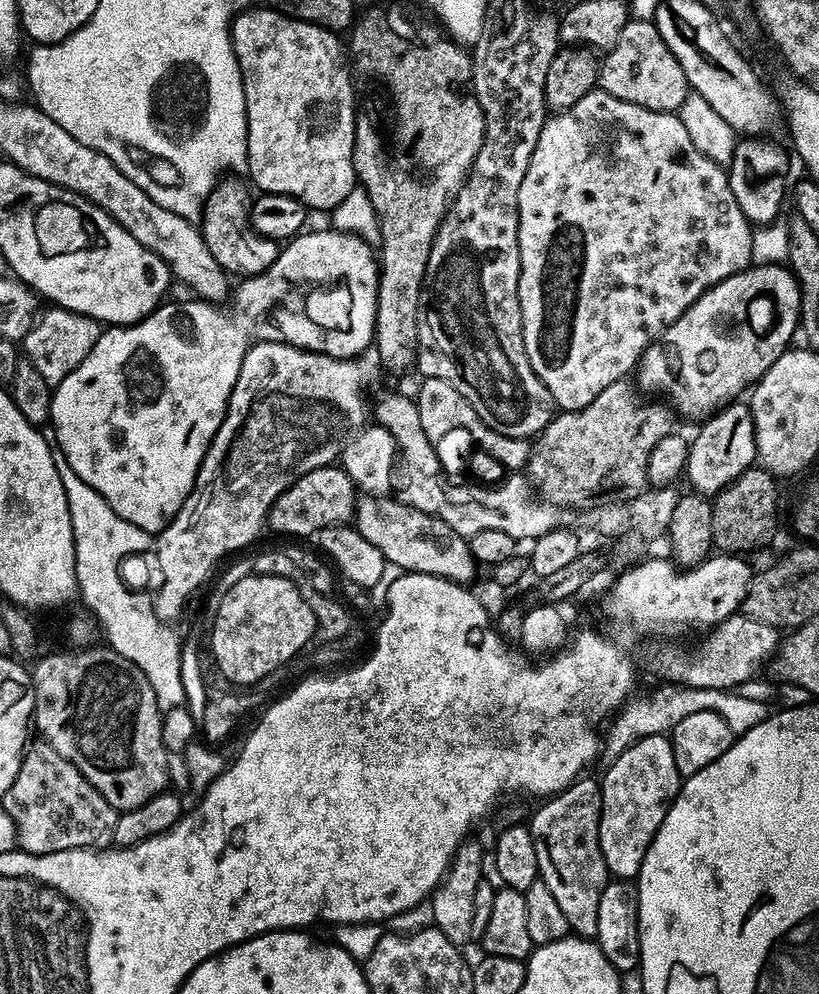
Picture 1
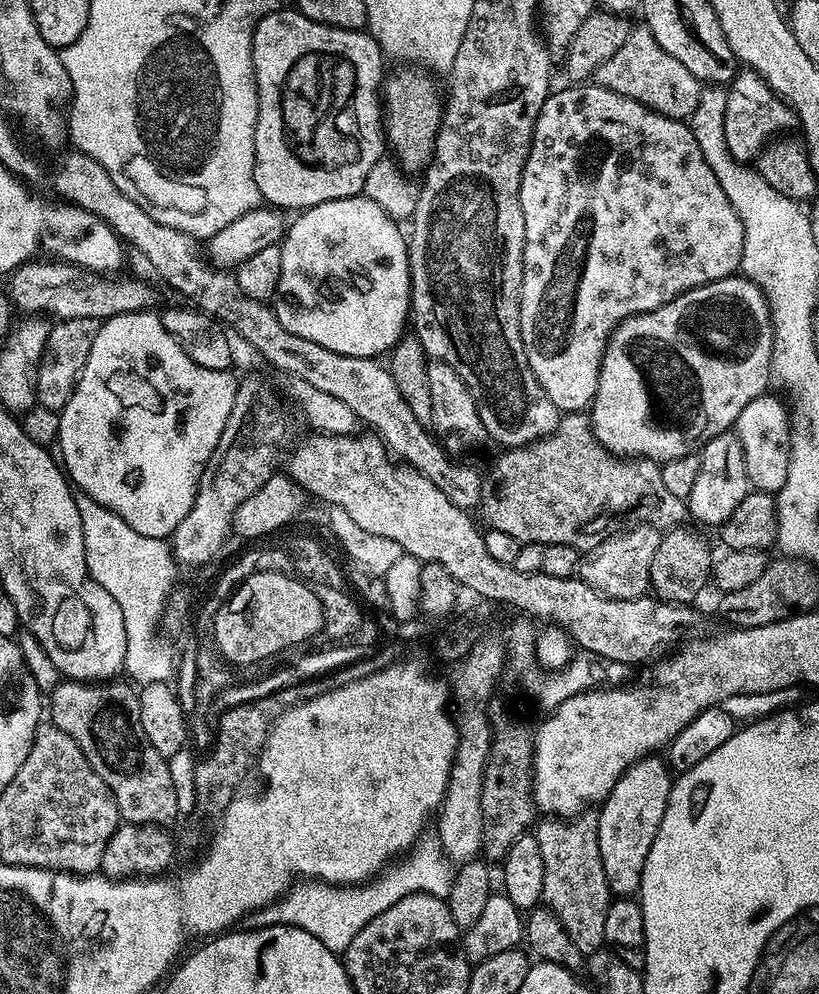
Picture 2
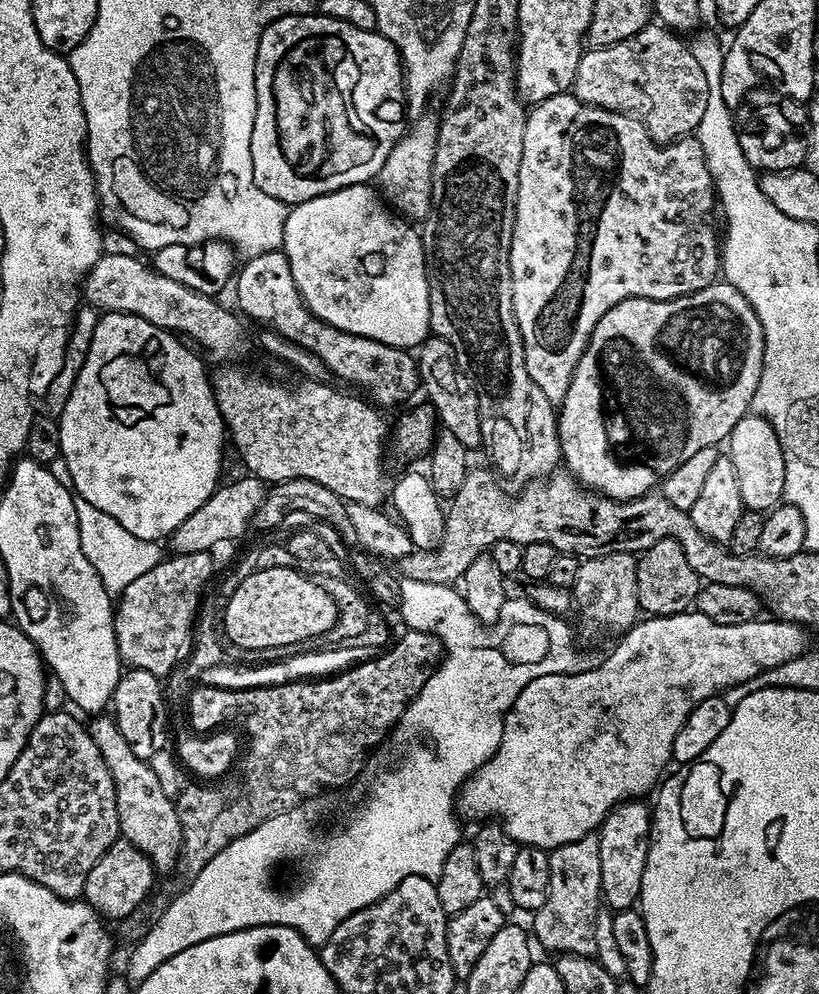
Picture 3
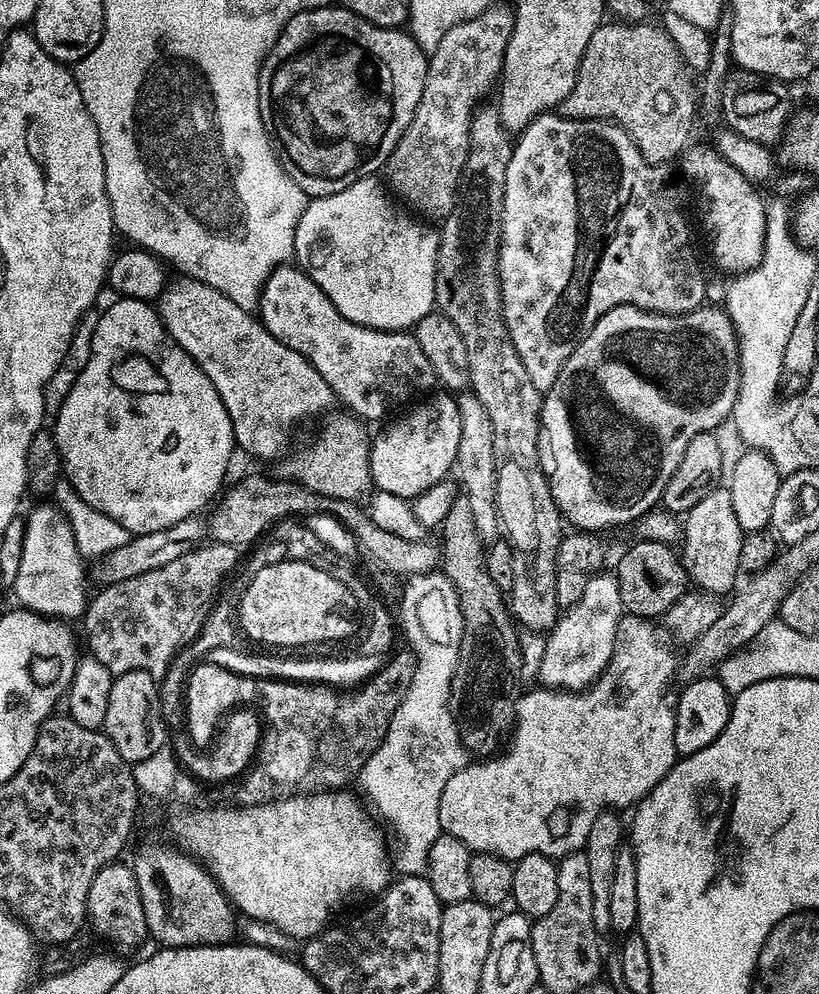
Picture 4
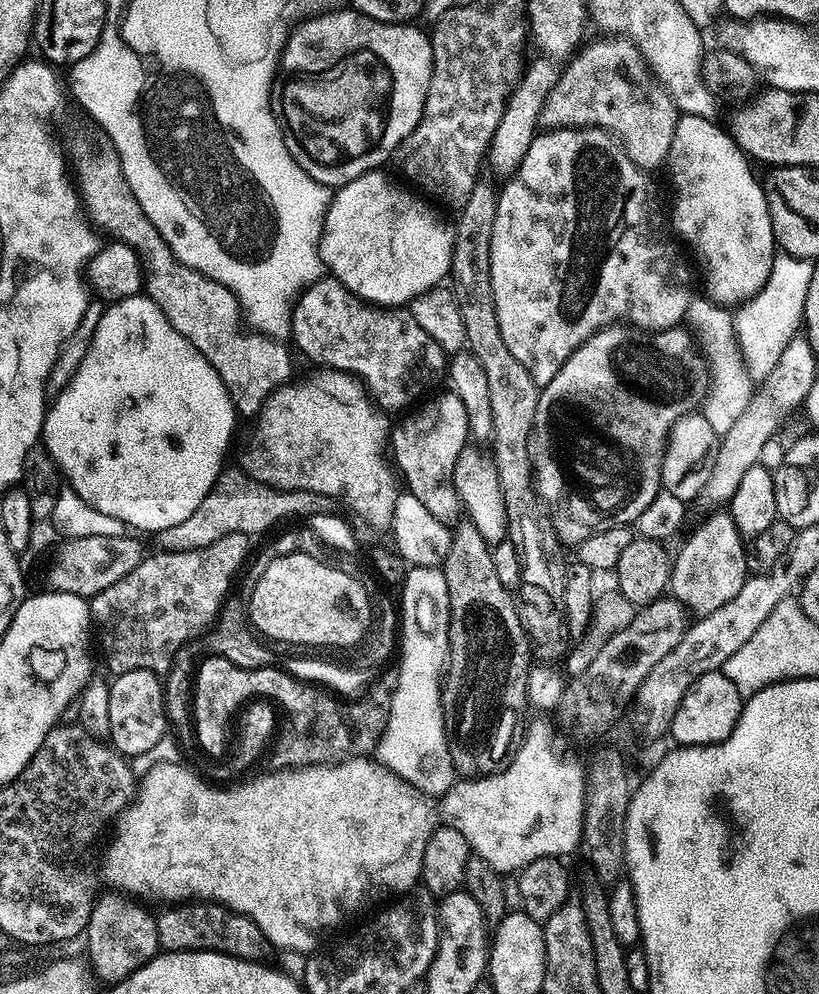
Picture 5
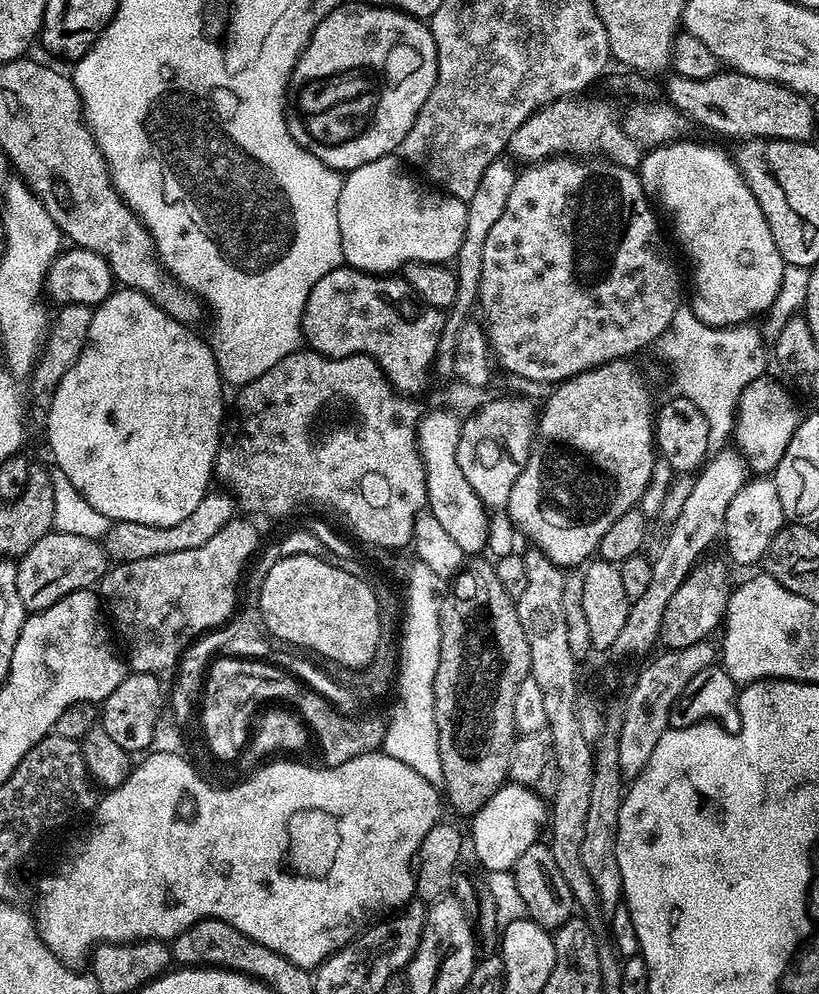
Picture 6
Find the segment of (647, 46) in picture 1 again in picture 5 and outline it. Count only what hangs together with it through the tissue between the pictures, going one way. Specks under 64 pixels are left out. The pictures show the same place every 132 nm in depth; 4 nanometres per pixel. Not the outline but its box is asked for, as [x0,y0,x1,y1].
[539,38,676,170]

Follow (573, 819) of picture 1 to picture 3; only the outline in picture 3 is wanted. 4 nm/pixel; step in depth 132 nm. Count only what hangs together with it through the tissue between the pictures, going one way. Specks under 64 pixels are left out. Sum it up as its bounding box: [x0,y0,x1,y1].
[530,832,602,957]

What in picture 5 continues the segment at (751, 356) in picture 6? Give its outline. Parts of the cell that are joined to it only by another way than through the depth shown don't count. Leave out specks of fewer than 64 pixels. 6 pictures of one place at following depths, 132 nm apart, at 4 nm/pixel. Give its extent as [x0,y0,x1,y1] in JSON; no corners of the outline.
[686,298,754,437]

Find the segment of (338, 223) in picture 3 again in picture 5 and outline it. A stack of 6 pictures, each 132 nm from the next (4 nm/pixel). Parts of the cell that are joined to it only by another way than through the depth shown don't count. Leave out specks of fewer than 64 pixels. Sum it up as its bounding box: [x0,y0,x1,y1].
[320,170,456,306]

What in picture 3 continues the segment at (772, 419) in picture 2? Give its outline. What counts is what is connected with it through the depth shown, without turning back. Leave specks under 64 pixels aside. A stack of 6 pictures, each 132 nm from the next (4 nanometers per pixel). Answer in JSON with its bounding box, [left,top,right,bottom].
[726,414,786,514]

